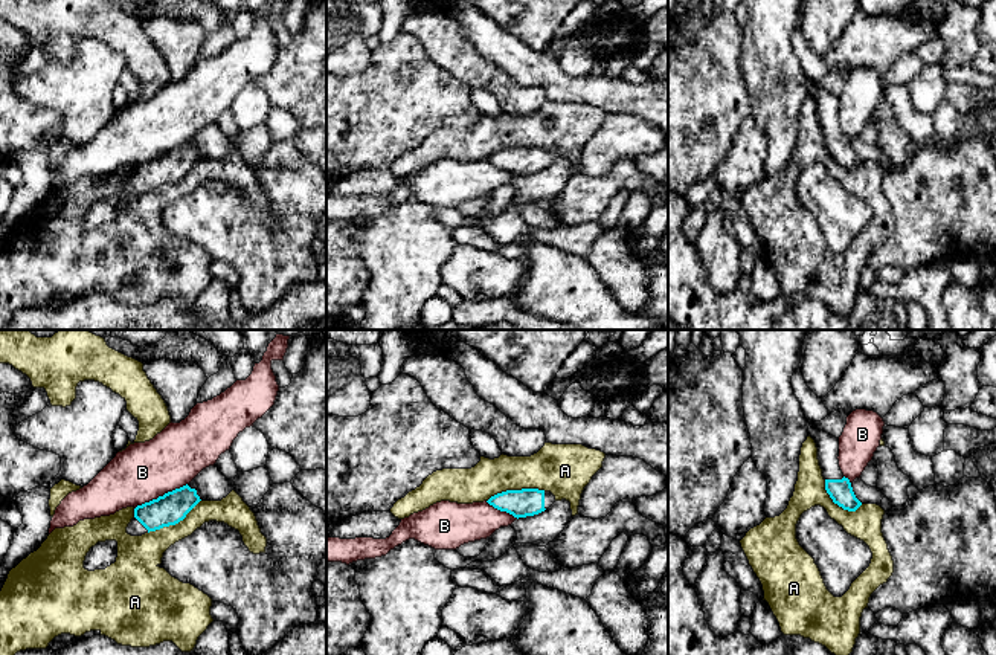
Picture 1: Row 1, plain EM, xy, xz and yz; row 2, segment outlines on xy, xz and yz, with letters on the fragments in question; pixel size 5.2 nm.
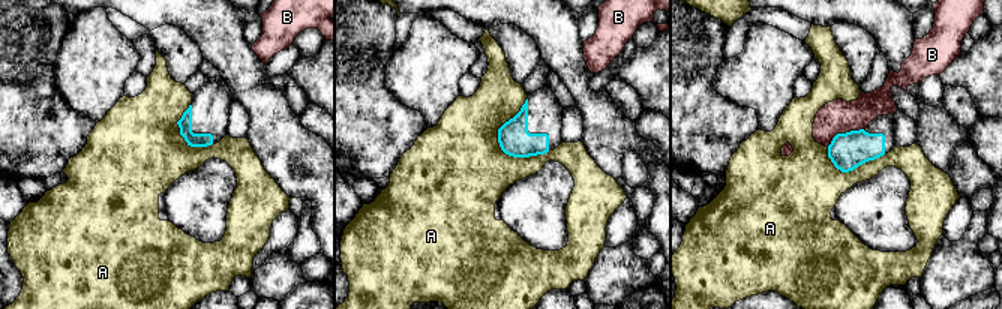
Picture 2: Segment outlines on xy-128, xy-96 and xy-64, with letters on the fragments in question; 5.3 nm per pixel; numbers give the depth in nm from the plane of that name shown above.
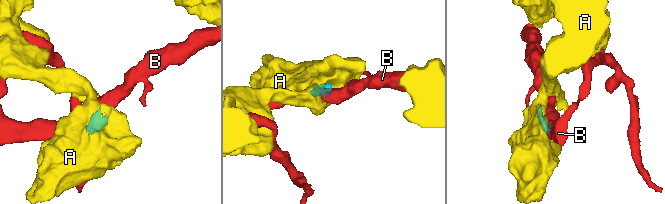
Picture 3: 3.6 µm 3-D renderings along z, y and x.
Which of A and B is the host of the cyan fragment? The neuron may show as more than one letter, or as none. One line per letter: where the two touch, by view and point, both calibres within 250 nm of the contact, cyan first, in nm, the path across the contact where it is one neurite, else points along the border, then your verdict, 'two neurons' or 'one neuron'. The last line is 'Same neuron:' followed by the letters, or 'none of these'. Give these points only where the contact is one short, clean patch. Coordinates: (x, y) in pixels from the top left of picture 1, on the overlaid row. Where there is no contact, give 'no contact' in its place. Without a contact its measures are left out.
A: contact xz (516, 490); calibres 150 and 260 nm; two neurons
B: contact xy (160, 496); calibres 160 and 300 nm; border xy (186, 483), (134, 509); two neurons
Same neuron: none of these

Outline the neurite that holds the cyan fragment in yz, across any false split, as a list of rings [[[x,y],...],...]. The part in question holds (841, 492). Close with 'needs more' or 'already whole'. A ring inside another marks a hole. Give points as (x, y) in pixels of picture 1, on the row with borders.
[[[811,423],[808,426],[808,435],[818,447],[818,460],[827,493],[843,510],[856,511],[862,502],[856,498],[850,479],[843,476],[839,467],[839,438],[814,428]]] | needs more

